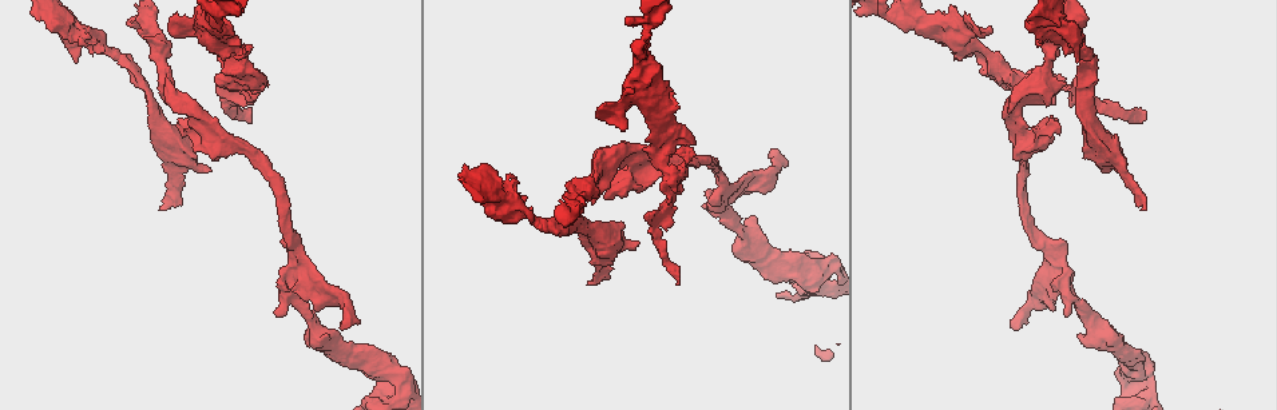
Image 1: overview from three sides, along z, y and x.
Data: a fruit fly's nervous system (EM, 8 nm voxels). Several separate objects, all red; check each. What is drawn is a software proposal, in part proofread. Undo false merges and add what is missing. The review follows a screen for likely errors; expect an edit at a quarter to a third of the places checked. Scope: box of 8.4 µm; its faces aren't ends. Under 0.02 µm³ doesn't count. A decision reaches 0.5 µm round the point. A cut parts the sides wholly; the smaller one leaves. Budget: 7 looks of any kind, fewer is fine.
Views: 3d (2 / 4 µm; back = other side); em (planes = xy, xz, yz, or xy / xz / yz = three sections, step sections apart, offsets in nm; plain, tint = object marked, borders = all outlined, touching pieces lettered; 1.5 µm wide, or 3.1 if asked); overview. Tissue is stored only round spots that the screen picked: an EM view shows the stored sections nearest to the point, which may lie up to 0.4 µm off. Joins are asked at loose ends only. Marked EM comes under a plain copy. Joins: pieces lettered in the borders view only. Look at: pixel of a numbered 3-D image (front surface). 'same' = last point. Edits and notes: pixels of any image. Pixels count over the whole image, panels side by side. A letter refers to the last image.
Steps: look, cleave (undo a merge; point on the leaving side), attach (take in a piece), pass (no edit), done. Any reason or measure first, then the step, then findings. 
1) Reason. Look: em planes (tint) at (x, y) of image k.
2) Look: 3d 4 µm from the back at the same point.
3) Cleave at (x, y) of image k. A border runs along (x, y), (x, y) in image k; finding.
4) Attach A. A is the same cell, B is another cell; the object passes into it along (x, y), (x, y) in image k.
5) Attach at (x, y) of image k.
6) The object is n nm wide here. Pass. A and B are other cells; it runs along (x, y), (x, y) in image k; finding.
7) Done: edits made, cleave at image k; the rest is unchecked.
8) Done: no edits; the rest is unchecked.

Abrupt turn. Look: em planes (tint) at (216, 10) of image 1.

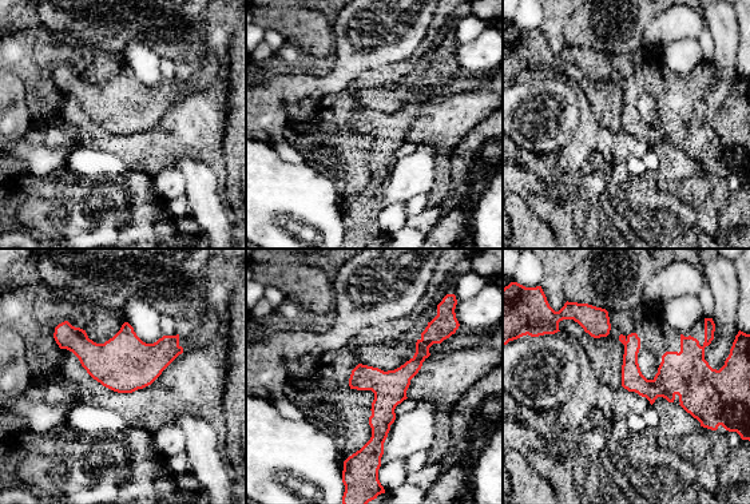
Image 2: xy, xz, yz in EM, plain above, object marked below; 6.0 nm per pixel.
Look: em planes (borders) at the same point.

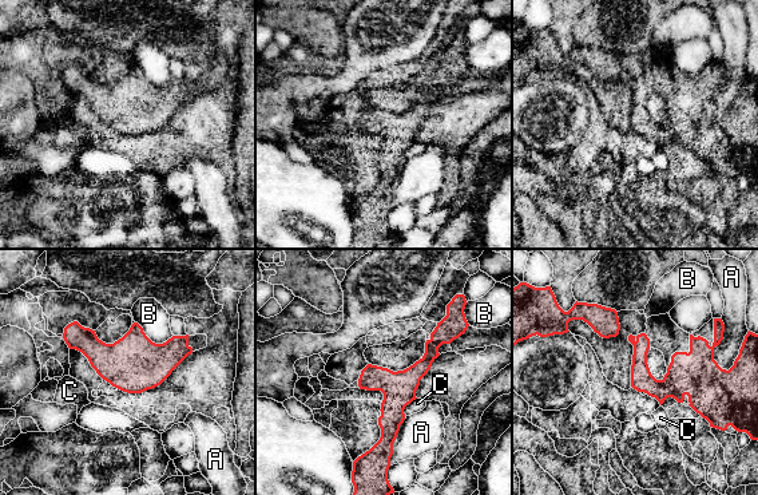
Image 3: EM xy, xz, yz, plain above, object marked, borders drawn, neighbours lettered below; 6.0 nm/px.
Pass. A, B and C are other cells; a border runs along (135, 321), (155, 343), (173, 336) in image 3; all the same cell.

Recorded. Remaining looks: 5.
Branch stops here. Look: em xy step 8 (borders) at (280, 277) of image 1.

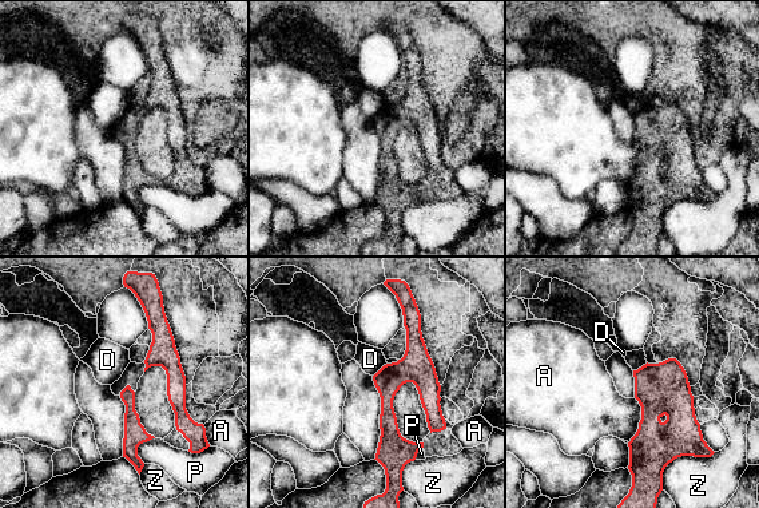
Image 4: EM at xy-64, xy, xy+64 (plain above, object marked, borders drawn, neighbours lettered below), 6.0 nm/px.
Look: em yz step 8 (borders) at the same point.

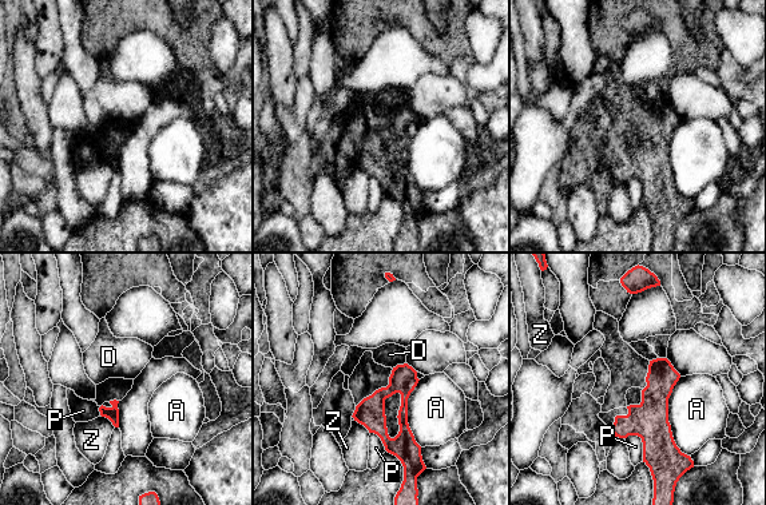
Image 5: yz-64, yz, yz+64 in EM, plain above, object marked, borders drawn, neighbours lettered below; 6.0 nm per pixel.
Pass. A, D, P and Z are other cells; a border runs along (405, 362), (392, 368) in image 5; none of them fits.

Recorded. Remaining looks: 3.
Sharp bend. Look: em planes (borders) at (636, 159) of image 1.

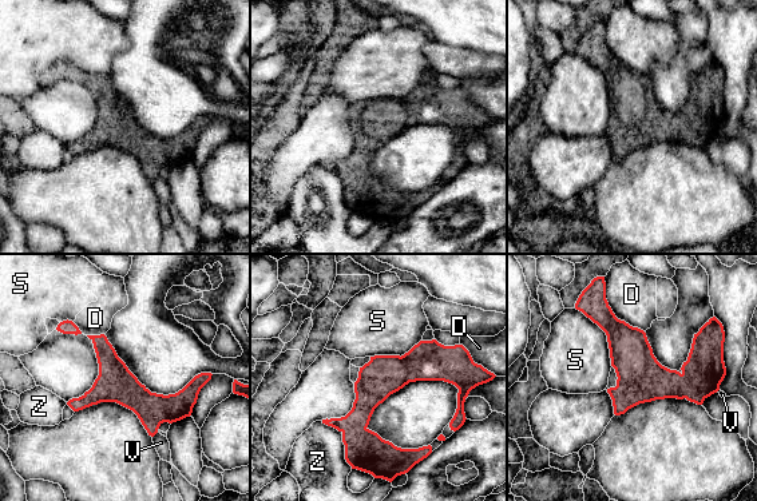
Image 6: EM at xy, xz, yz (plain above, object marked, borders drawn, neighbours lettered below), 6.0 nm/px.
Pass. D, S, V and Z are other cells; a border runs along (574, 307), (605, 333), (613, 366) in image 6; continuous, no second cell.

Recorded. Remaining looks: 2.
Done: no edits; the rest is unchecked.

